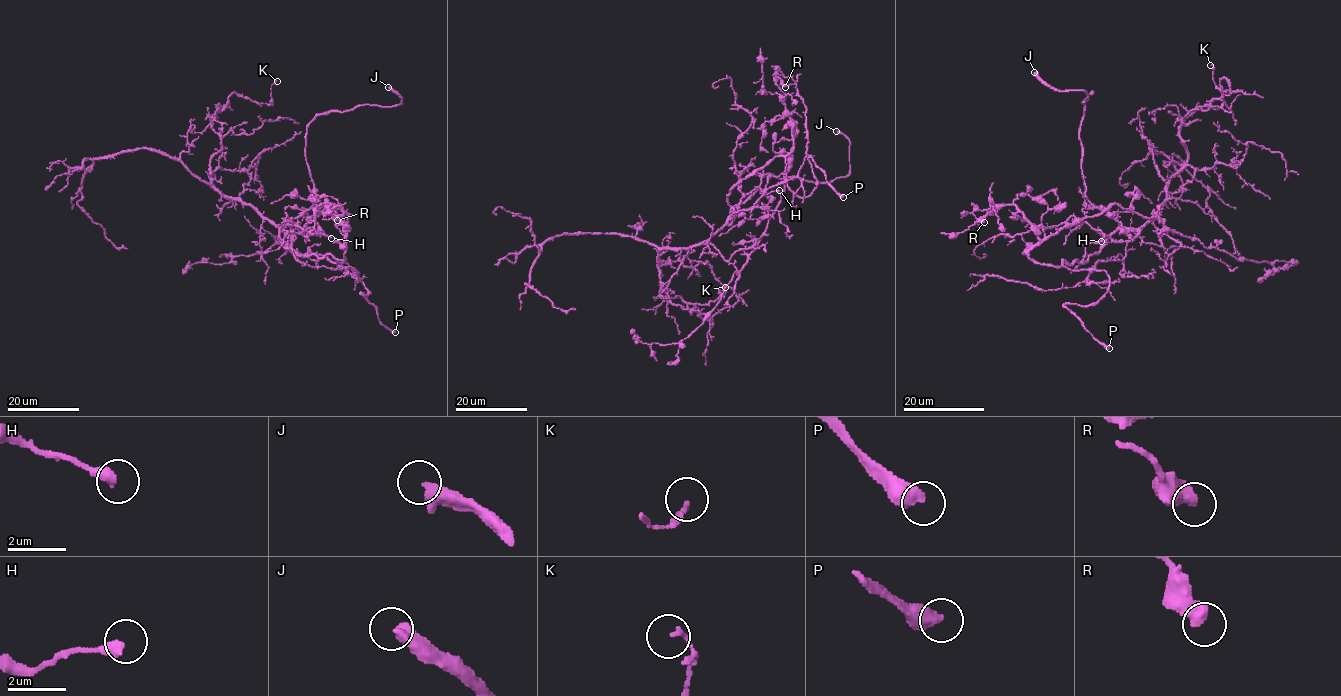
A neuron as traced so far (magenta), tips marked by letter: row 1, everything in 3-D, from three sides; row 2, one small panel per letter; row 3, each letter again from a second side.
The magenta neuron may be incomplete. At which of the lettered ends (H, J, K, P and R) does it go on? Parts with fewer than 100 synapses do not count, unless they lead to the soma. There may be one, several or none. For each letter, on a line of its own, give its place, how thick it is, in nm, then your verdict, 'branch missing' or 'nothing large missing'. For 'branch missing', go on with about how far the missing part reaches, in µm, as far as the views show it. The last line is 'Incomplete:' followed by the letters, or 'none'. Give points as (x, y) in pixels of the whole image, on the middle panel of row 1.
H: (779, 190) | 380 nm | nothing large missing
J: (836, 131) | 460 nm | branch missing | 8 µm
K: (725, 287) | 140 nm | nothing large missing
P: (843, 197) | 550 nm | branch missing | 160 µm
R: (785, 87) | 550 nm | nothing large missing
Incomplete: J, P

